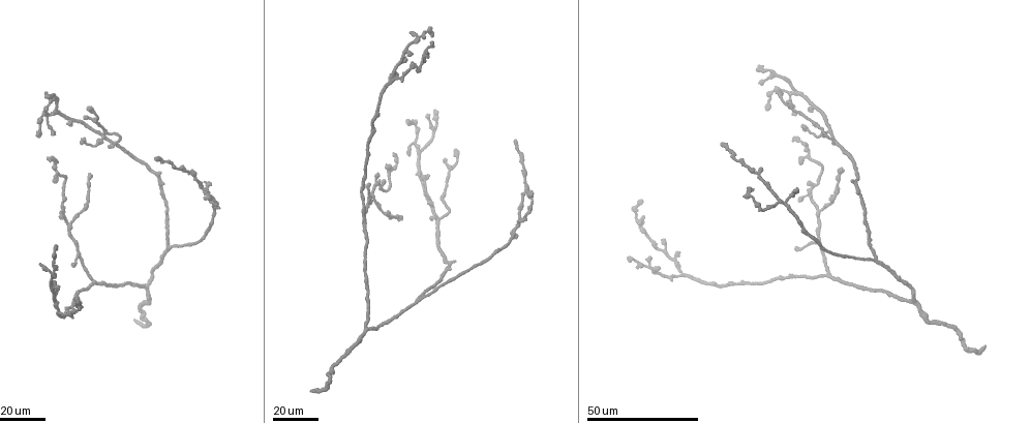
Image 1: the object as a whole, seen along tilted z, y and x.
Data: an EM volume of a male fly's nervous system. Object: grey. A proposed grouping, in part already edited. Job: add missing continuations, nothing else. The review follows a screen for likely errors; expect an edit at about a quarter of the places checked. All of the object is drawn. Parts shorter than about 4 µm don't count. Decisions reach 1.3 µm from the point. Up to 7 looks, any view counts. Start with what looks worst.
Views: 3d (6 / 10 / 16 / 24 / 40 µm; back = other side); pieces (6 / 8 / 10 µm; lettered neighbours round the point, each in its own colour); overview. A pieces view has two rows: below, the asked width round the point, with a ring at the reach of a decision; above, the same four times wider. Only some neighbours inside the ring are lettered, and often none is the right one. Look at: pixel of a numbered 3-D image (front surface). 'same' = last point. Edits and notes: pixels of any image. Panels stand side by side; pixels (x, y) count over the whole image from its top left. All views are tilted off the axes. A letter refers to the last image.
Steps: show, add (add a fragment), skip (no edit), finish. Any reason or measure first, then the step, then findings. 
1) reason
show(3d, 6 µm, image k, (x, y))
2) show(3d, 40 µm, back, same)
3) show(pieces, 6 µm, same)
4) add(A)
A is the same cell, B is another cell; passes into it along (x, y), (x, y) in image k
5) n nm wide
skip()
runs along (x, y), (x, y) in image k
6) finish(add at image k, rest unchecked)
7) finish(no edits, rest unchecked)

end of a long branch
show(3d, 24 µm, image 1, (456, 149))

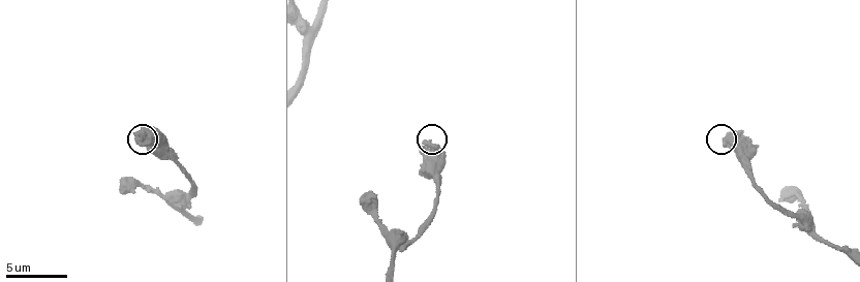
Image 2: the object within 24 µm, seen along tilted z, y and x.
what lies round it
show(pieces, 10 µm, image 2, (428, 140))

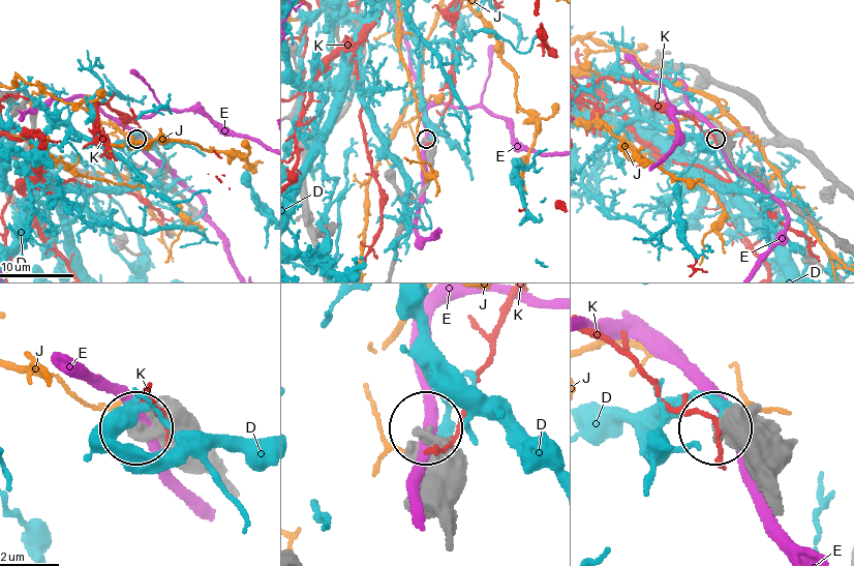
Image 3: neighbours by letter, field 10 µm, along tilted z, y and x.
skip()
D, E, J and K are other cells; runs along (452, 535), (428, 427) in image 3; none of them fits

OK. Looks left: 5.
free end
show(3d, 40 µm, image 1, (49, 161))

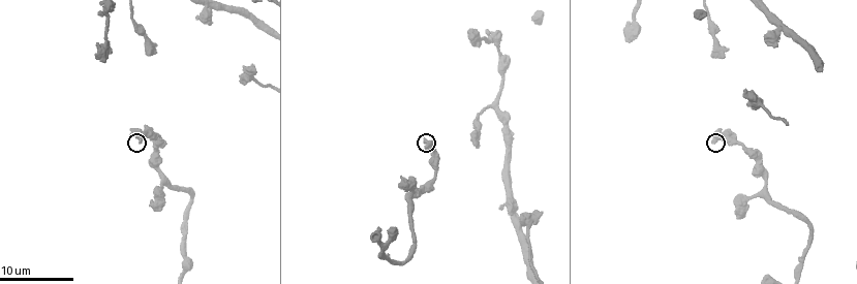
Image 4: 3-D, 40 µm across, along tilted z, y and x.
show(pieces, 8 µm, image 4, (131, 135))

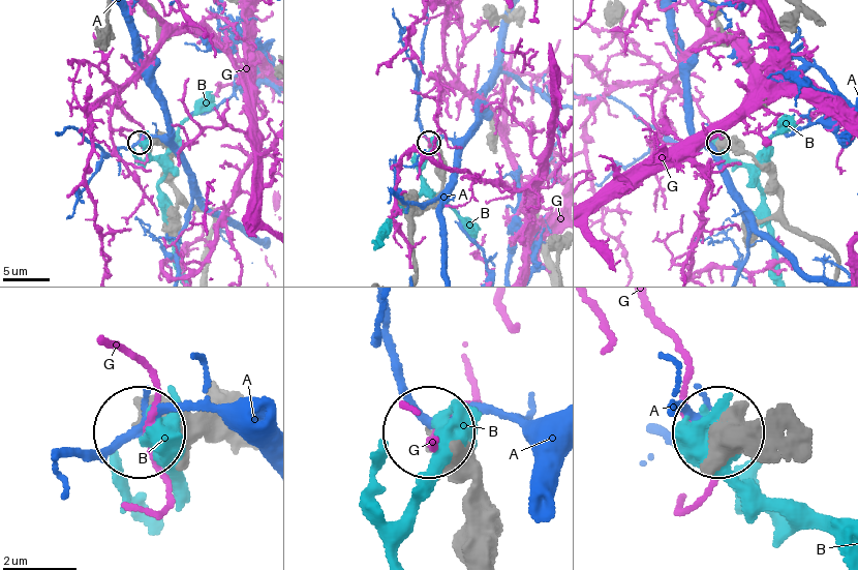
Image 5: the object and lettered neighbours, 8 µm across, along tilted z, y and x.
skip()
A, B and G are other cells; none of them fits

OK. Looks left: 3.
an open end
show(3d, 10 µm, image 4, (156, 53))

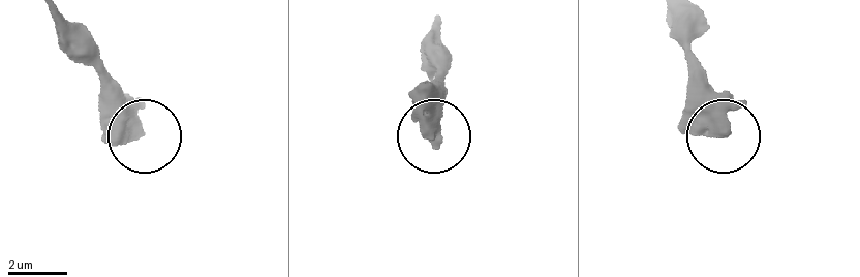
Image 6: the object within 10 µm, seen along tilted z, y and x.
show(pieces, 6 µm, image 6, (136, 132))

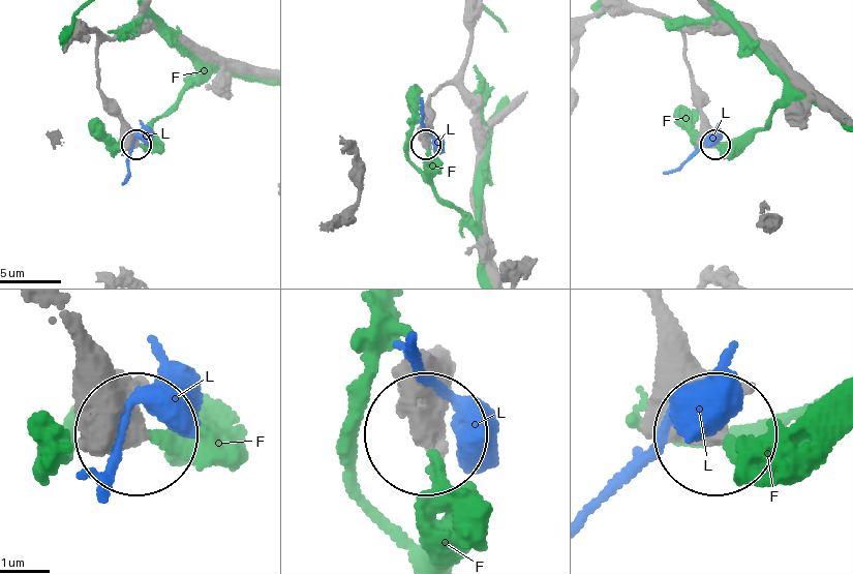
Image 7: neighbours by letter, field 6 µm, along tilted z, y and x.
skip()
F and L are other cells; none of them fits

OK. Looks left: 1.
finish(no edits, rest unchecked)

